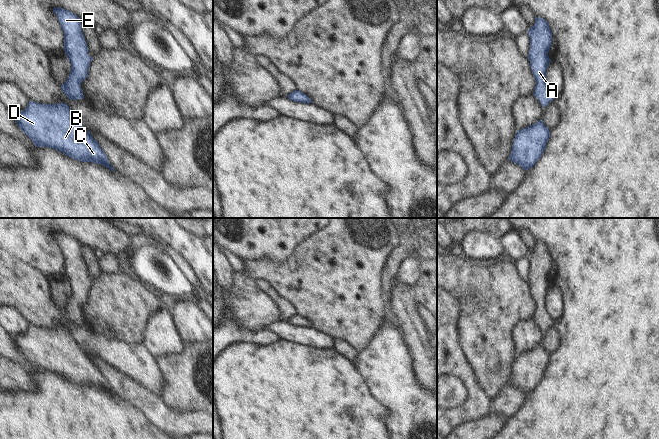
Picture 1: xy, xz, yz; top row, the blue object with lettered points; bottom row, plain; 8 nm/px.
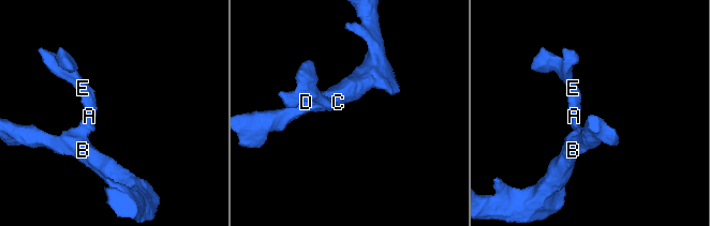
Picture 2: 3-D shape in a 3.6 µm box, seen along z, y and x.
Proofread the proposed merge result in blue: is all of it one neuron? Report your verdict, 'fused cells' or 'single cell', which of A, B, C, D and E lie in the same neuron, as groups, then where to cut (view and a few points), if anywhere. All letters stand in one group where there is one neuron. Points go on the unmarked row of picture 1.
single cell; A B C D E; no cut

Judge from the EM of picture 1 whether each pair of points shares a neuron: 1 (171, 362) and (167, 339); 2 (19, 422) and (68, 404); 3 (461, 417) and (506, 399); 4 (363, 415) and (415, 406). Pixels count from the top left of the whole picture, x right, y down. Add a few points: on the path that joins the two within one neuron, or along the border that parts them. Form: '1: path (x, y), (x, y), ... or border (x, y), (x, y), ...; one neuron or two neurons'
1: border (184, 344), (181, 352), (163, 354), (155, 358); two neurons
2: path (31, 422), (48, 422), (56, 414); one neuron
3: border (492, 402), (492, 407), (489, 411); two neurons
4: border (372, 394), (388, 410), (385, 422), (388, 428); two neurons

